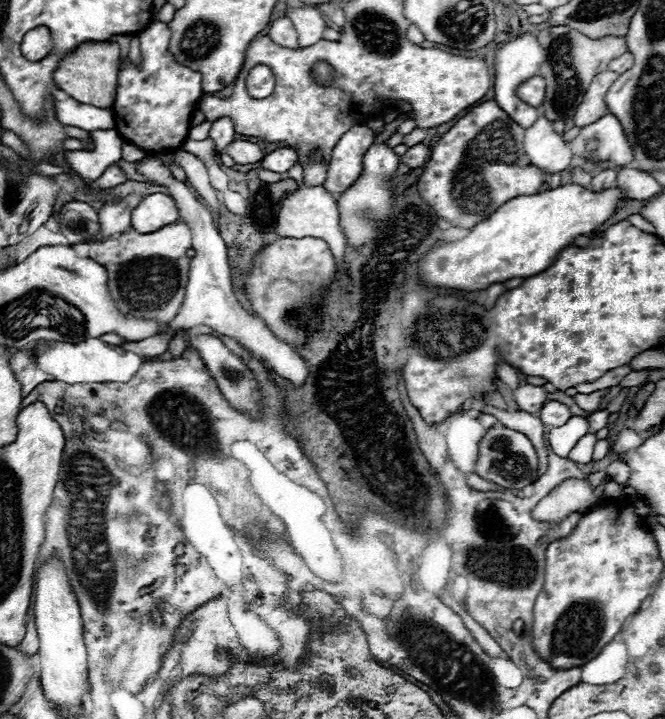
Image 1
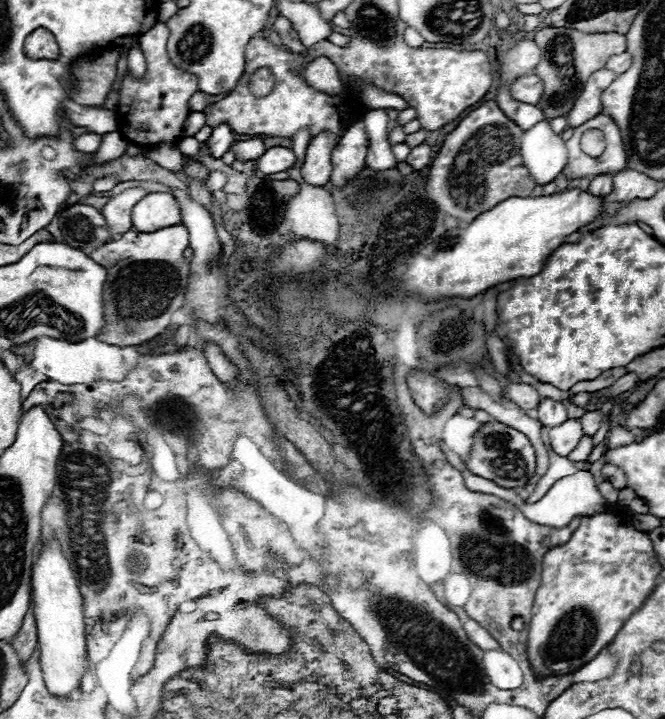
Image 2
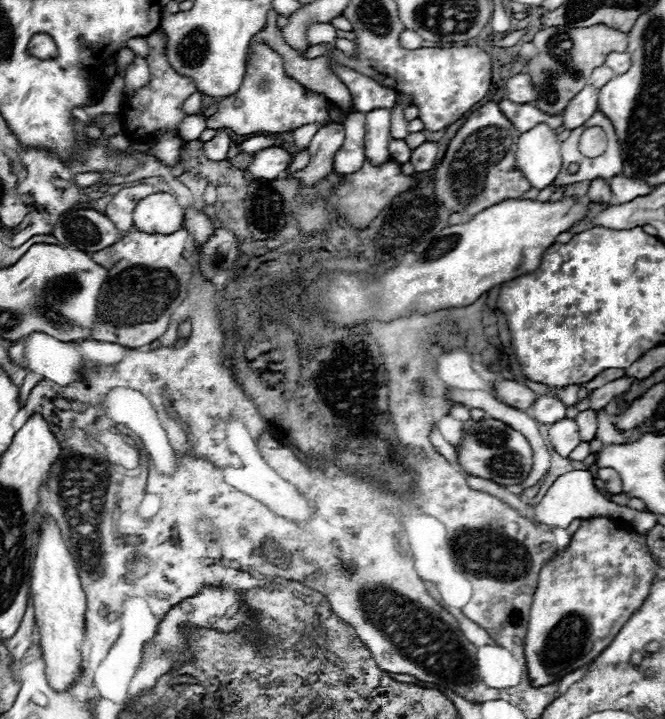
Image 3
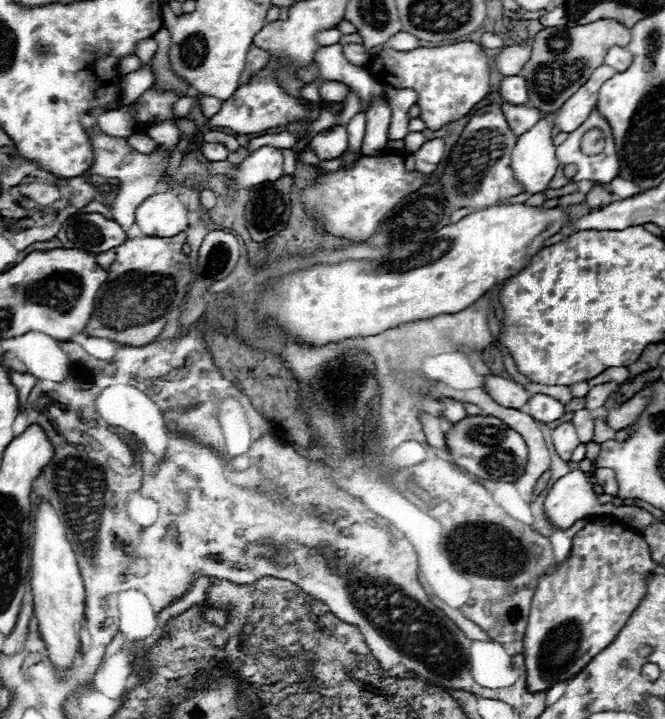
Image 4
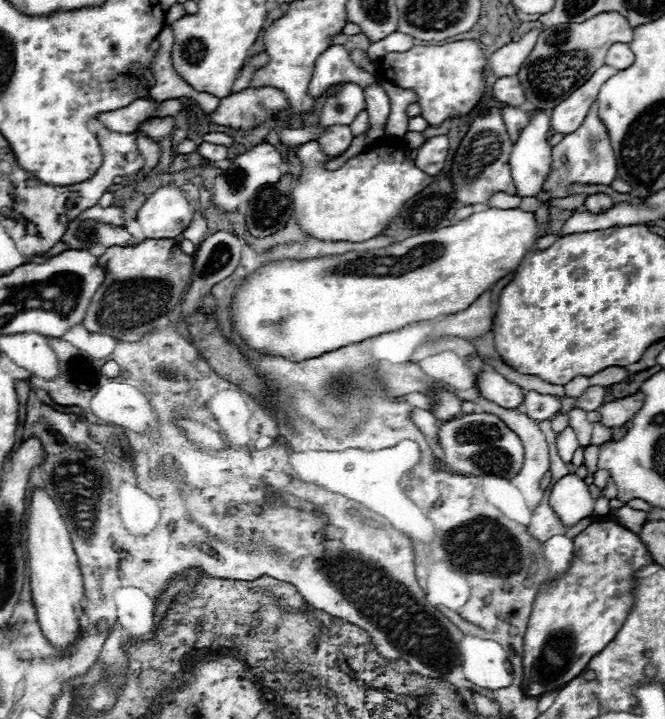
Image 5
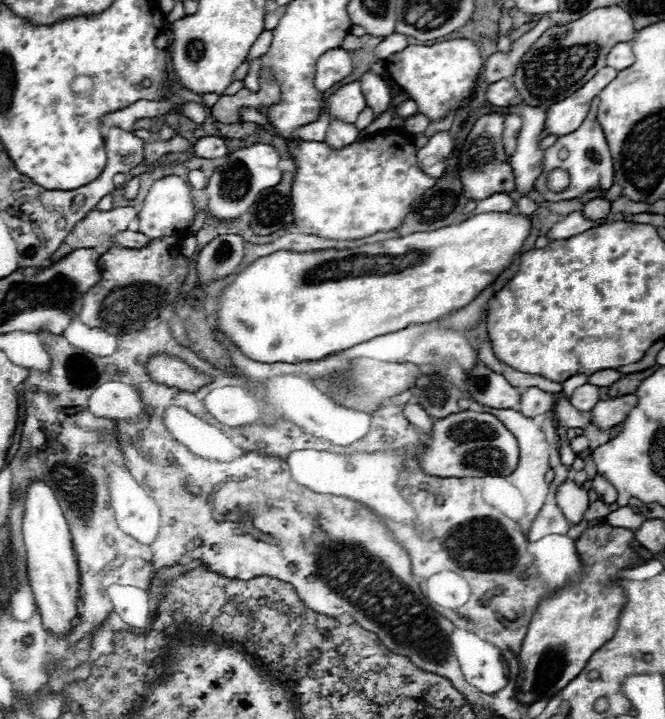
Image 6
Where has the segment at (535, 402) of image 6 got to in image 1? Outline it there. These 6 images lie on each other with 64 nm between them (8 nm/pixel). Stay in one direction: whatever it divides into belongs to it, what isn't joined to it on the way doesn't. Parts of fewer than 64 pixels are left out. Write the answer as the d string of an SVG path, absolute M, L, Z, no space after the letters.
M550 400L544 404L544 410L540 410L540 420L548 426L548 428L556 428L556 426L562 426L568 422L570 418L570 408L562 402L556 402L556 400Z

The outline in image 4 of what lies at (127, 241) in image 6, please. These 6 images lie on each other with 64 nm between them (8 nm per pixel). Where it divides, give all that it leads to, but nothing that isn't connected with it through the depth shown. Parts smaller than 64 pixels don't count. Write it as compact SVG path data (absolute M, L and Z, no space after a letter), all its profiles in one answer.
M80 212L70 218L66 234L76 248L90 254L100 254L104 250L110 250L112 246L120 246L120 242L128 238L114 220L108 220L102 214Z

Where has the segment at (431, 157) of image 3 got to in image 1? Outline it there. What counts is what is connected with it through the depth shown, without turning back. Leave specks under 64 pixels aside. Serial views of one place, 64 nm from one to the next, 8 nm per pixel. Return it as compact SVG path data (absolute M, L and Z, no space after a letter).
M416 144L412 148L408 148L408 152L400 158L402 164L406 164L408 168L420 168L424 166L424 162L428 160L430 156L430 150L424 146L424 144Z

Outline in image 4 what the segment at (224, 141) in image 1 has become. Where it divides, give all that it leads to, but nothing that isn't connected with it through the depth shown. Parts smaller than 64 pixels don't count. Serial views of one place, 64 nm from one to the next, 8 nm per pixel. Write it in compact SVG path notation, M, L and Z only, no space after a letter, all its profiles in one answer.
M204 142L200 150L202 150L204 158L206 158L206 160L210 160L210 162L220 162L220 160L226 160L226 156L228 156L226 146L224 146L224 144L220 144L220 142L214 142L214 144Z

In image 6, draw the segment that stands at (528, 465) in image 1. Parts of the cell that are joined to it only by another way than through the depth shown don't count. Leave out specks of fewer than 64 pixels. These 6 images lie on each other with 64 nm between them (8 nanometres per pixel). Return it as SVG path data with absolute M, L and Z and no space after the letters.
M456 412L448 418L434 420L432 440L418 458L424 472L442 478L476 478L476 476L510 476L520 460L520 448L514 434L492 414Z

